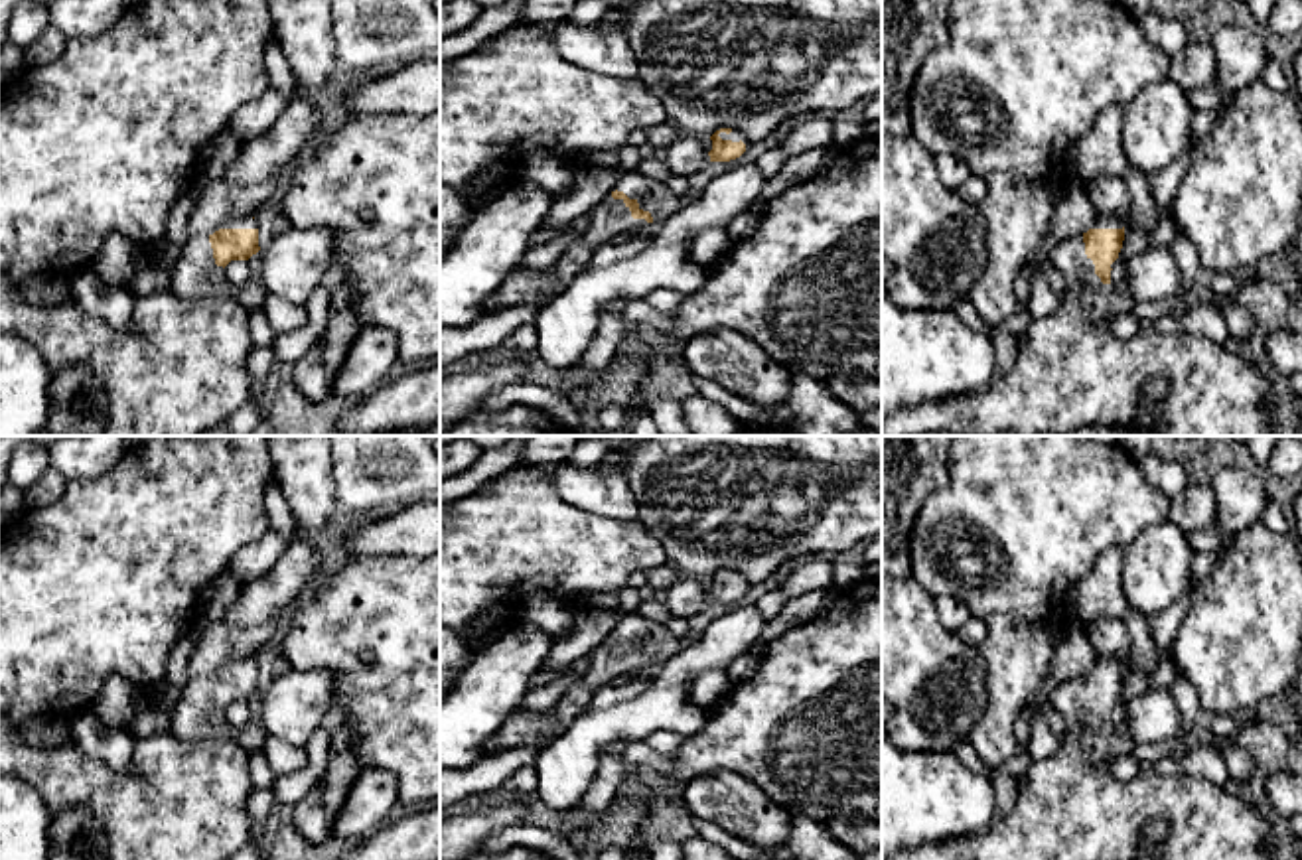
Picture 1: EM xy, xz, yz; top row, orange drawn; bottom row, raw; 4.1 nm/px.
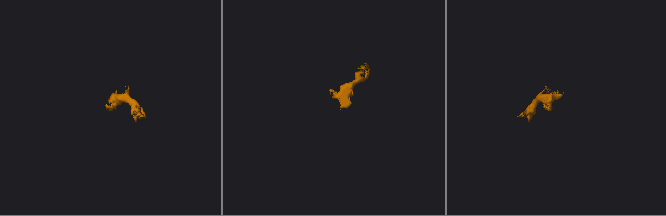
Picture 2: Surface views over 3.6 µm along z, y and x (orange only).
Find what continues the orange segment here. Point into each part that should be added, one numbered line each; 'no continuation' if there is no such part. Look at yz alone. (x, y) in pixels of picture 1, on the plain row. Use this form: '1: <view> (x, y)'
1: yz (1068, 699)

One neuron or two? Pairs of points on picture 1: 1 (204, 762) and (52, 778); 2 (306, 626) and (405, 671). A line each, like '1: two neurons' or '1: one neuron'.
1: one neuron
2: one neuron

